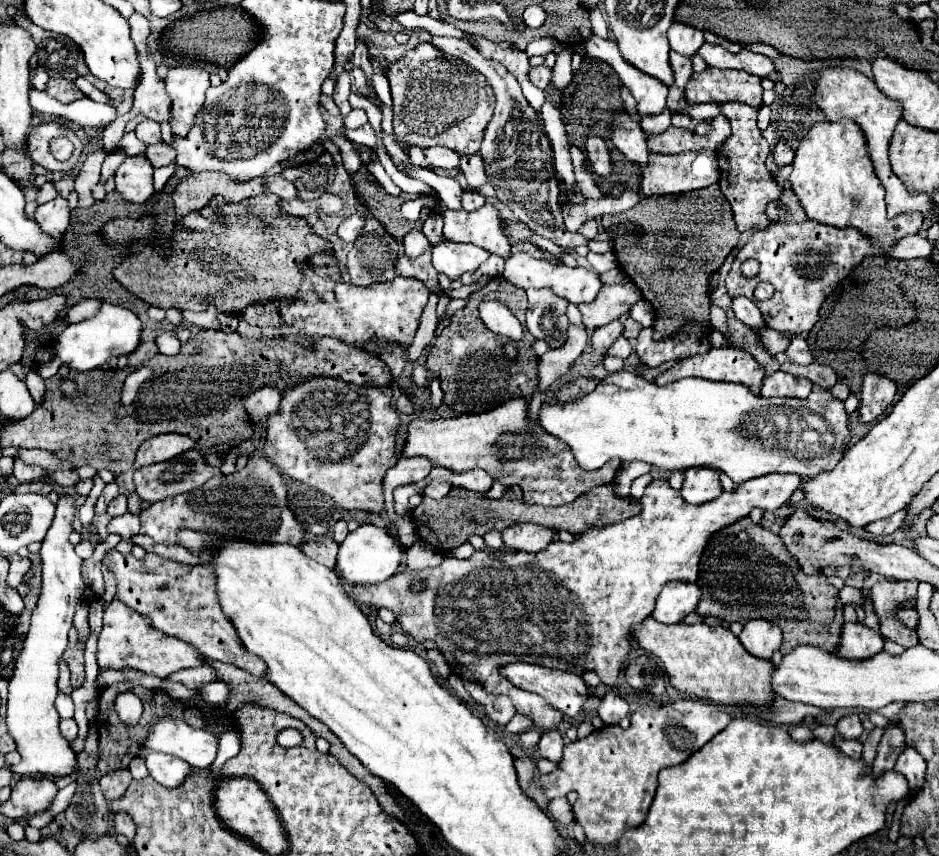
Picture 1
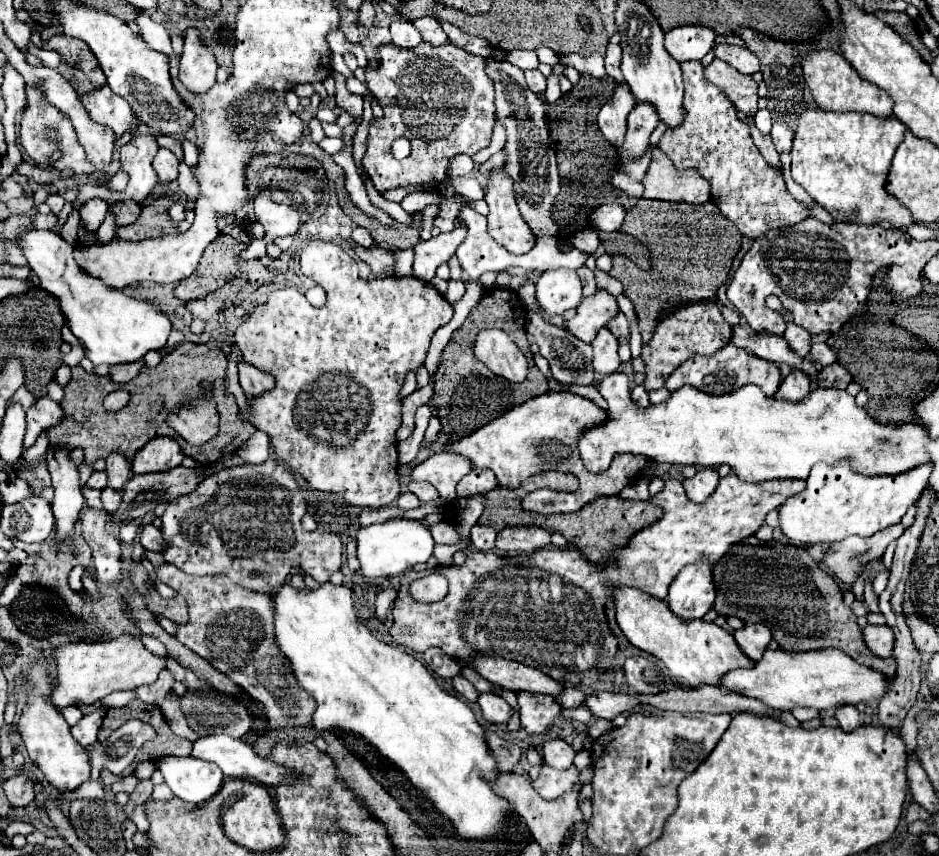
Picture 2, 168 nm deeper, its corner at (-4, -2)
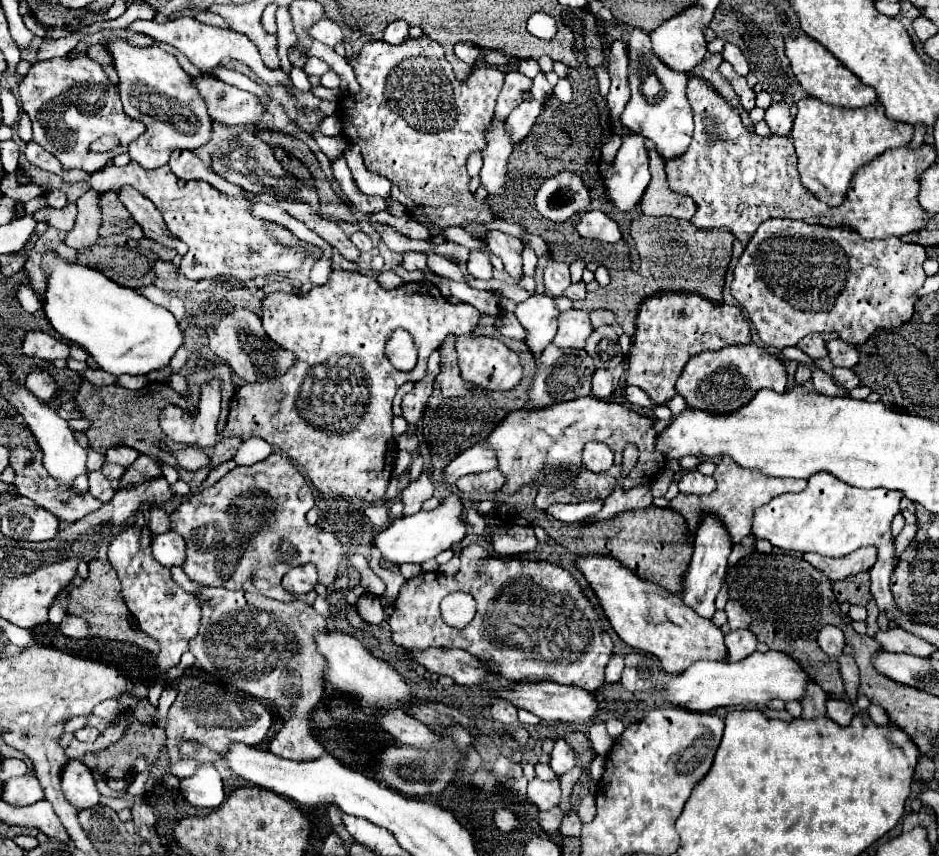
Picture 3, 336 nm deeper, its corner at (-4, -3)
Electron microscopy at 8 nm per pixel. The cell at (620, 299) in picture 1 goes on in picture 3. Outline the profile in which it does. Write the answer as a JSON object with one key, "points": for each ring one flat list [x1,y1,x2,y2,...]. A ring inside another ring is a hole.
{"points":[[565,311,557,317,559,329,553,339,553,343,561,349,583,349,585,339,589,337,589,331,593,331,593,325,589,321,587,311]]}

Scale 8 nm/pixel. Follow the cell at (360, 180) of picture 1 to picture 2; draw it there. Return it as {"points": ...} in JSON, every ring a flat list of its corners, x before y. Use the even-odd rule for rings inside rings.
{"points":[[345,175,339,176,339,180,337,180,337,194,339,194,339,202,341,202,341,206,343,206,343,210,351,216,351,218,355,218,355,222,359,224,359,226,365,226,369,232,371,232,371,236,373,236,373,240,377,242,377,244,389,244,389,246,395,246,395,248,409,248,409,246,415,246,415,244,419,244,421,242,421,238,419,238,419,234,421,234,421,230,423,230,423,214,421,212,415,212,411,218,411,224,401,224,401,222,395,222,393,220,393,224,389,224,389,226,385,226,385,224,381,224,377,218,369,218,367,214,363,214,353,202,351,202,351,198,349,198,349,194,347,194,347,188,345,188]]}

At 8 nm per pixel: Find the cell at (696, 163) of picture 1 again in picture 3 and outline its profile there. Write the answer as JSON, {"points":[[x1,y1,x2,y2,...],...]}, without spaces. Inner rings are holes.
{"points":[[649,151,649,171,651,183,641,199,641,211,645,215,667,215,677,219,691,219,693,217,693,201,685,195,677,195,667,187,665,165,657,151]]}

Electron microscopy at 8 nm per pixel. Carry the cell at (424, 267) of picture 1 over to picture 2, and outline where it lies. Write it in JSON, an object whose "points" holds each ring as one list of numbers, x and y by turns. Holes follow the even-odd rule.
{"points":[[357,246,357,254,363,262,367,262,371,266,371,272,375,276,385,278,385,272,391,272,389,276,395,276,395,254,391,250,385,250,381,246,373,246,373,248]]}

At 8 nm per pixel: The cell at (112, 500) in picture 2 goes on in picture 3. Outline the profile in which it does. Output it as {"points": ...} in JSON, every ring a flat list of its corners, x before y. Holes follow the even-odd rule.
{"points":[[101,471,89,473,89,493,95,495,97,499,101,499,103,503,109,501,115,495,115,491,111,487,111,481]]}

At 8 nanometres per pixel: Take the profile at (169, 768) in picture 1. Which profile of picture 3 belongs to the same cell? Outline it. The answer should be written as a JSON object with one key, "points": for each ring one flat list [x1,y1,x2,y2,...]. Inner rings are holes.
{"points":[[203,763,193,777,181,779,179,789,195,807,217,809,225,801,225,787,221,773,213,763]]}

